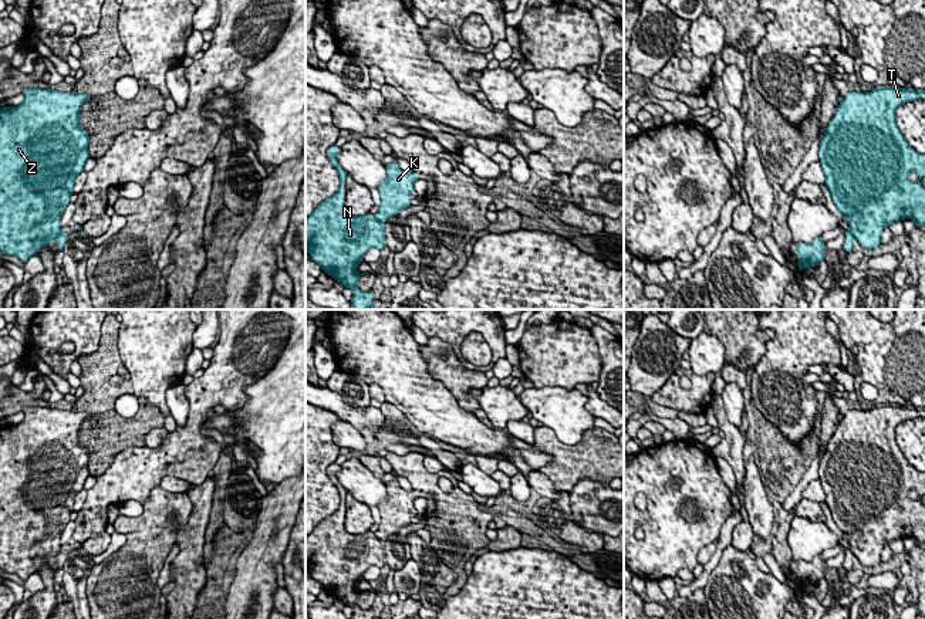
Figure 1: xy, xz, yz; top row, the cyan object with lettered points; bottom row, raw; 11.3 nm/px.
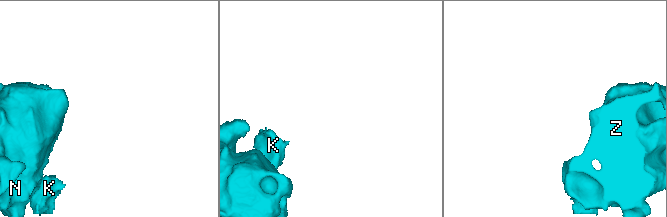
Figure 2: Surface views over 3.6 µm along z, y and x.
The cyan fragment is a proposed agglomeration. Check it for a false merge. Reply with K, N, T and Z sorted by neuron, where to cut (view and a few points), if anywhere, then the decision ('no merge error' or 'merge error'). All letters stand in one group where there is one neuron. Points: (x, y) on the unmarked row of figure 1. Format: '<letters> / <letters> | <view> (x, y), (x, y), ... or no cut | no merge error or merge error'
K / N T Z | xz (372, 534), (381, 540) | merge error

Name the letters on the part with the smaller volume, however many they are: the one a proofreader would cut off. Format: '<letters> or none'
K

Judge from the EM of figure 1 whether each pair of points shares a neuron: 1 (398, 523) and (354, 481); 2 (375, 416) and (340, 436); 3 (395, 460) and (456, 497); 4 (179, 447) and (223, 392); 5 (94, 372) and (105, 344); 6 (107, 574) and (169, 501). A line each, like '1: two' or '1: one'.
1: two
2: two
3: one
4: one
5: one
6: one

